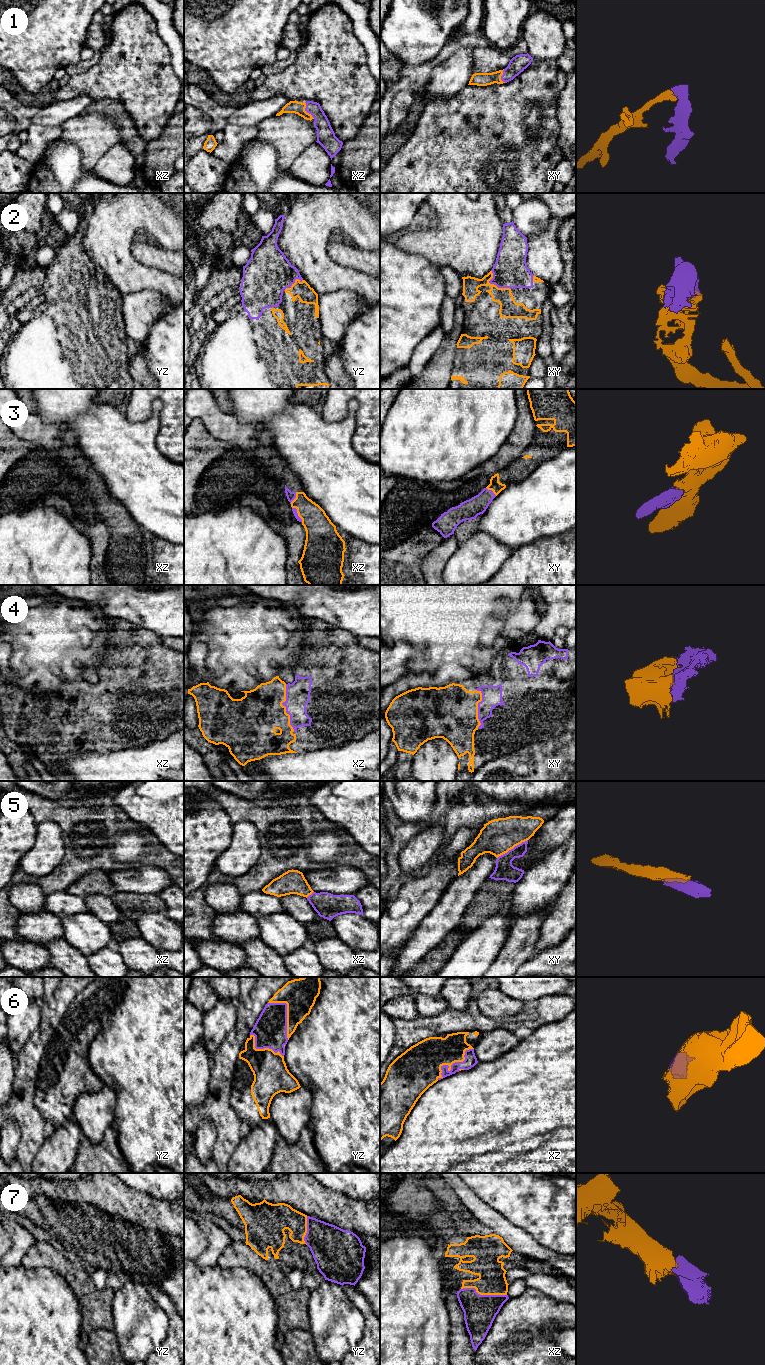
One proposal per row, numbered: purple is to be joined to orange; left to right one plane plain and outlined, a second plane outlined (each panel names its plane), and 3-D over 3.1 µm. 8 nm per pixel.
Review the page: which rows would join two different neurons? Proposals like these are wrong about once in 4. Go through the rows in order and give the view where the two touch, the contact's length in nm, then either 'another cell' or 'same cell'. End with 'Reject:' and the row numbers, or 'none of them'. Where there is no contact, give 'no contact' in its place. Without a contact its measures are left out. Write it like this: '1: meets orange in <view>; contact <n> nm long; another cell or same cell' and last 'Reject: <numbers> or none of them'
1: meets orange in xz; contact 170 nm long; same cell
2: meets orange in xy; contact 220 nm long; same cell
3: meets orange in xz; contact 150 nm long; same cell
4: meets orange in xz; contact 400 nm long; same cell
5: meets orange in xy; contact 300 nm long; another cell
6: meets orange in xz; contact 380 nm long; same cell
7: meets orange in xz; contact 380 nm long; same cell
Reject: 5

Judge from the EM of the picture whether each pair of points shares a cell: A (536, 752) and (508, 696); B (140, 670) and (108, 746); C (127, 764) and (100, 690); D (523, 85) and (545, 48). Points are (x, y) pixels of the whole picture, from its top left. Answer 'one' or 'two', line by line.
A: two
B: one
C: two
D: two

